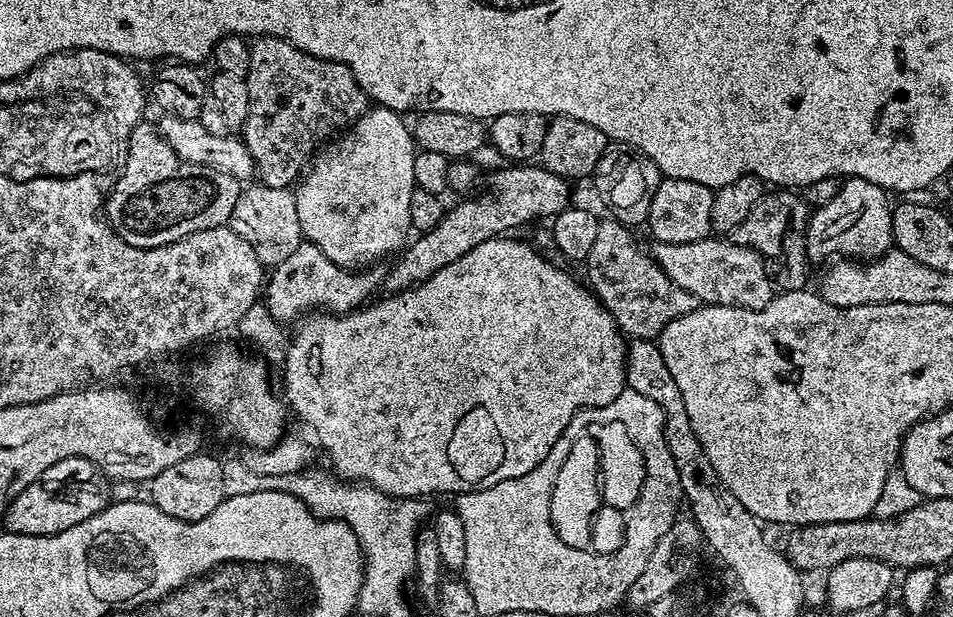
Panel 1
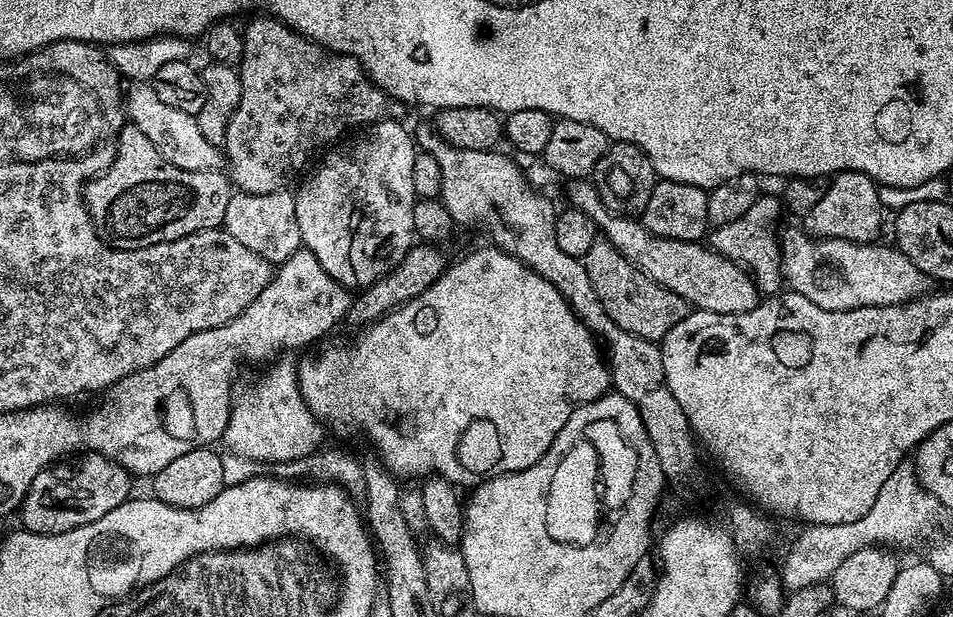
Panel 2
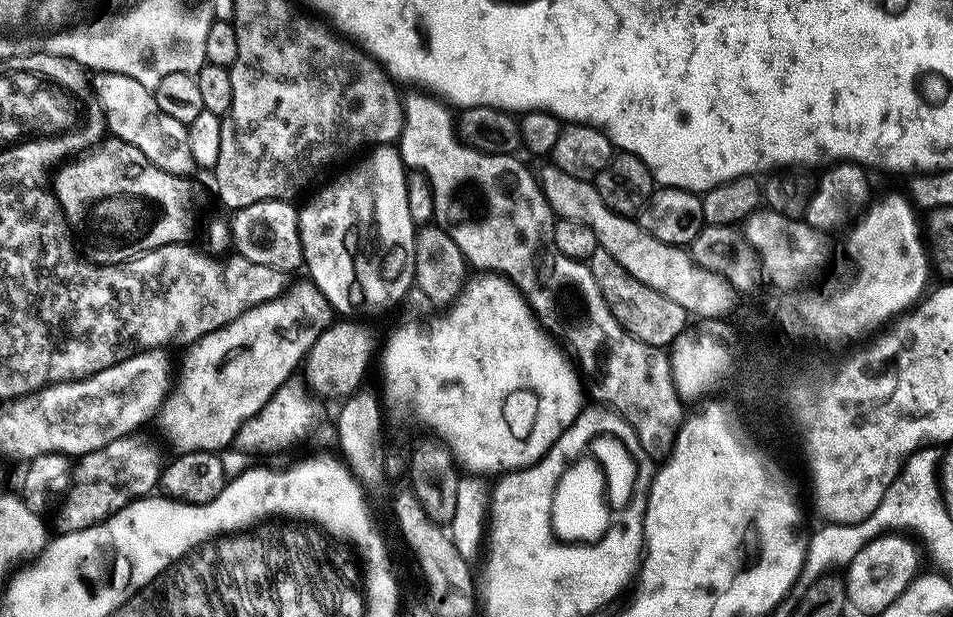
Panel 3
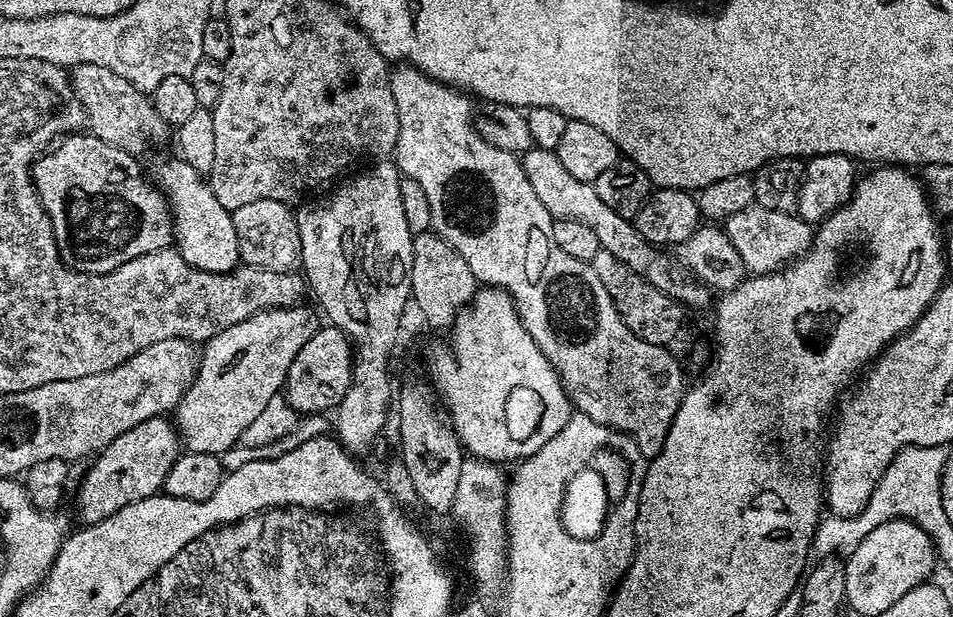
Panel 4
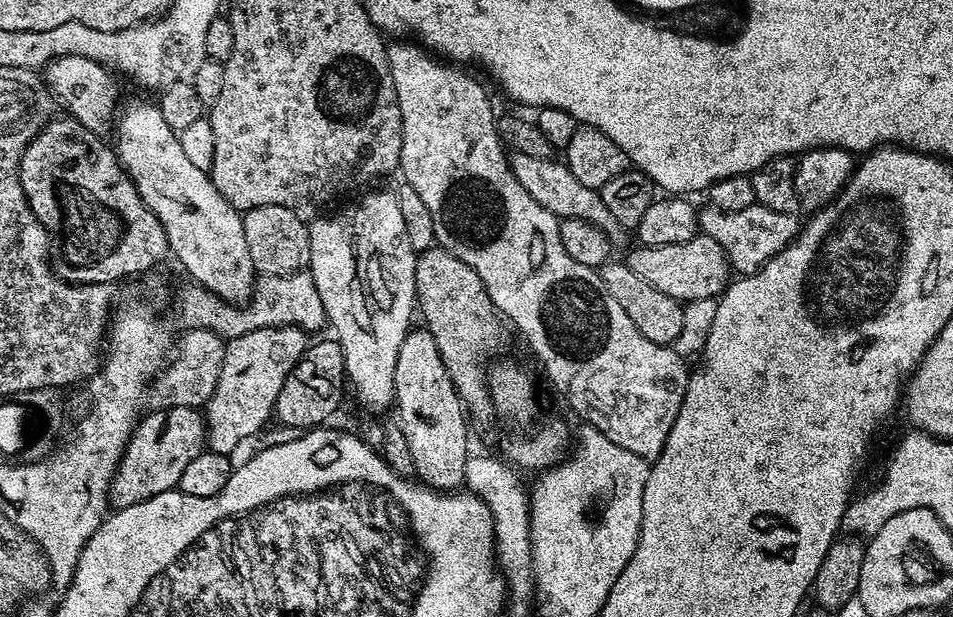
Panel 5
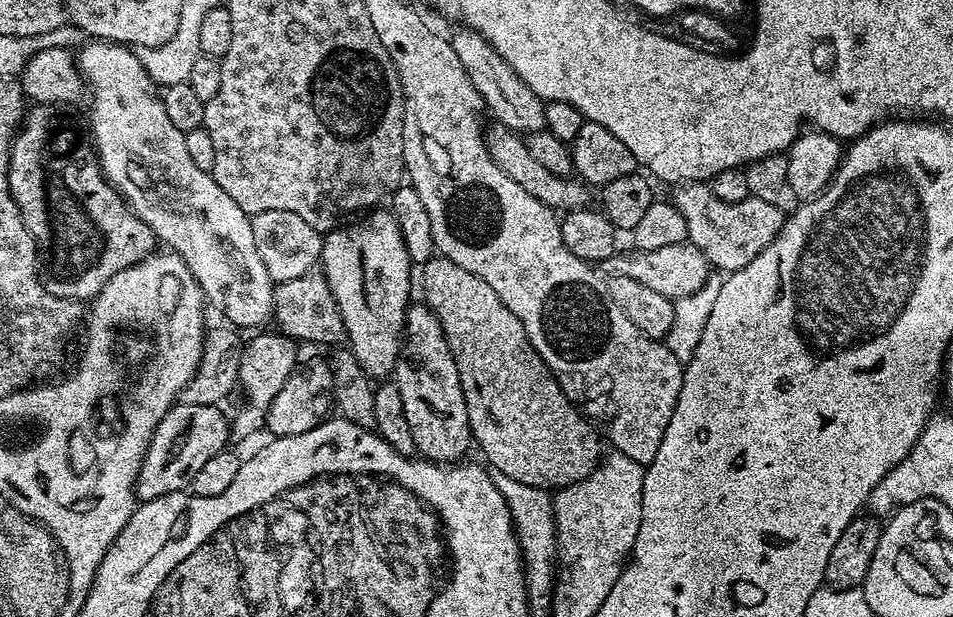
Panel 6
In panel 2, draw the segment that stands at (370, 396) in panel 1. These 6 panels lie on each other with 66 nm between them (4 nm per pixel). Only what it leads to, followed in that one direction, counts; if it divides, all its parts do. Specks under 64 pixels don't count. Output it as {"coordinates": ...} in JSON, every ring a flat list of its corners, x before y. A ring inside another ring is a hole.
{"coordinates":[[495,246,487,247,462,257,457,264,449,263,444,273,426,290,422,290,422,294,410,298,393,312,386,313,375,324,367,325,357,335,361,336,356,340,356,348,324,348,317,356,299,361,301,398,309,411,340,436,356,436,359,432,365,432,380,455,379,463,401,481,415,481,415,476,440,476,461,489,471,489,494,476,502,476,505,472,526,470,534,466,538,458,546,454,546,450,550,450,550,442,558,438,558,430,566,426,575,408,594,402,609,391,610,368,602,355,601,345,593,332,577,318,563,294,553,284,546,282,546,278,526,267,518,257]]}

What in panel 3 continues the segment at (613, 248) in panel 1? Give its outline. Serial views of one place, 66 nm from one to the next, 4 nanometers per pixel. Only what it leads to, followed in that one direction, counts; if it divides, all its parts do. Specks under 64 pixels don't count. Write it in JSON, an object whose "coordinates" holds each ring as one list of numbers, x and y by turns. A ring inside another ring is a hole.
{"coordinates":[[597,247,596,253,586,261,590,274,594,274,594,282,598,282,598,290,602,290,602,298,606,298,606,306,610,306,610,314,638,342,646,342,655,348,667,349,676,341,678,334,689,327,690,317,678,302,666,298,666,294,658,294,658,290,650,290,643,282,638,282,634,274,622,270,606,250]]}

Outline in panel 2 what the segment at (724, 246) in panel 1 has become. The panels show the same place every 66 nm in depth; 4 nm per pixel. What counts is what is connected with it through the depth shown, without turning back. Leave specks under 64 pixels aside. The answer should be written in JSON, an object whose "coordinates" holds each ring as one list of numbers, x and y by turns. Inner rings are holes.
{"coordinates":[[572,178,567,184,567,203,590,217,603,239,611,242,635,268,640,268,666,290,681,296,693,309,738,314,754,310,760,303,762,297,752,281,752,273,736,261,728,260,711,246,694,240,667,240,644,227,639,219,608,211,591,179]]}

